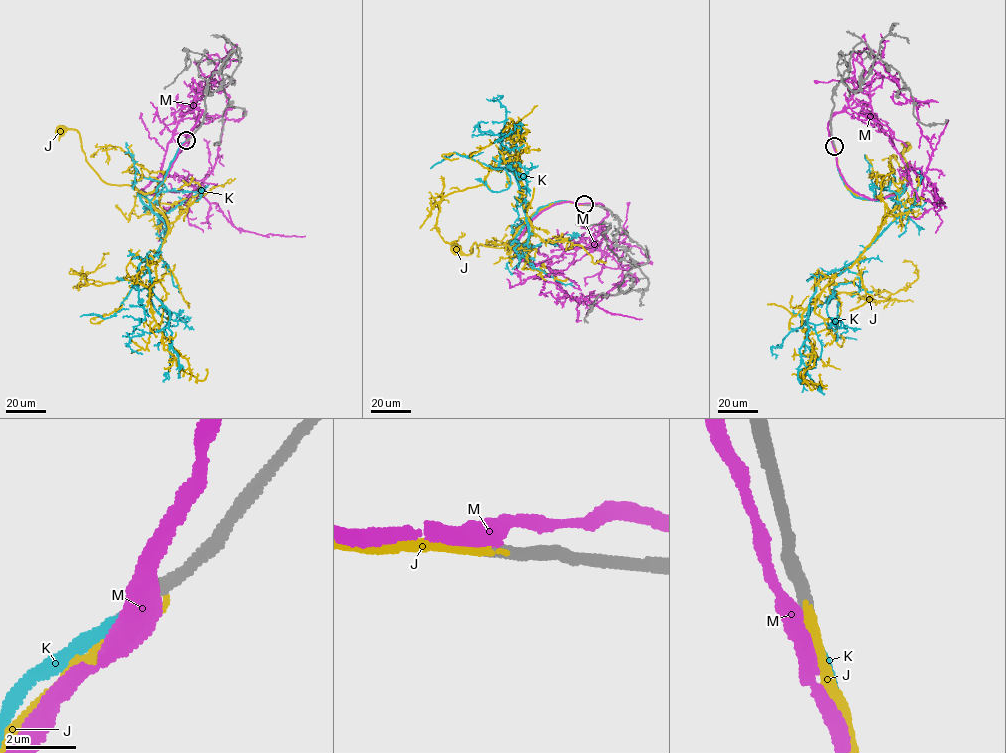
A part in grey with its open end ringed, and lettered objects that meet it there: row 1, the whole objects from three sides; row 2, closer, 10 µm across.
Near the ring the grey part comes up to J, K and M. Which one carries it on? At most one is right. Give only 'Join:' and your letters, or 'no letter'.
Join: K

